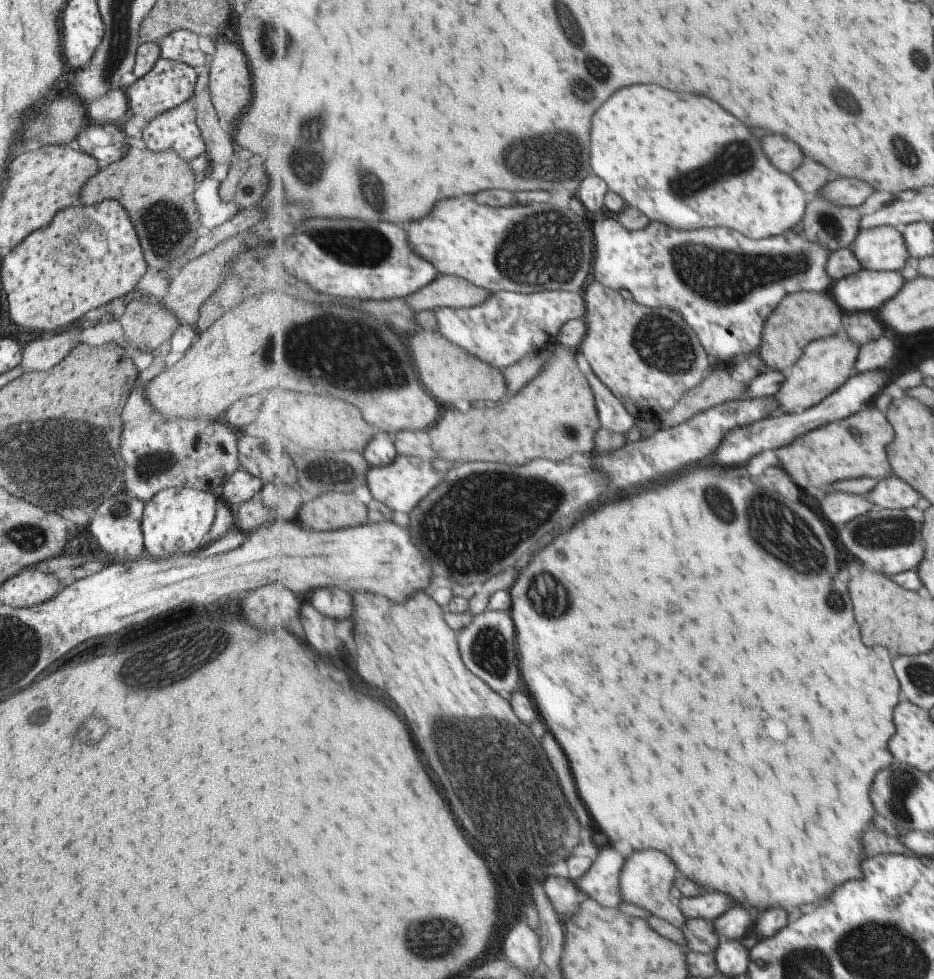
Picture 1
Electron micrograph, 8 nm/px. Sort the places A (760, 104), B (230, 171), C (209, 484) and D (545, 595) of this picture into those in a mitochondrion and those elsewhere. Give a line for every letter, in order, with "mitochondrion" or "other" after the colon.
A: other
B: other
C: other
D: mitochondrion

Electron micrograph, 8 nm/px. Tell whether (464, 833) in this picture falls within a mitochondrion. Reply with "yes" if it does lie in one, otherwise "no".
yes

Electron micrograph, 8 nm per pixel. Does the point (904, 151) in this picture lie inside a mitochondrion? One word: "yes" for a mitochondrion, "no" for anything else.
yes

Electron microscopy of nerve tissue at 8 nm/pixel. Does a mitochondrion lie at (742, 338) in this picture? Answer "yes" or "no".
no

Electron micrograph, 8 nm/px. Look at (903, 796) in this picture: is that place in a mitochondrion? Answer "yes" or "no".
yes

